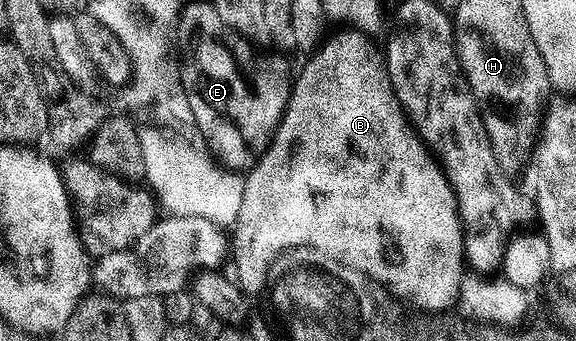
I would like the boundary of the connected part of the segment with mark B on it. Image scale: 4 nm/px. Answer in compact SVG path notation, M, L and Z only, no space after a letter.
M353 28L339 29L339 34L331 33L296 74L290 87L290 99L284 116L274 133L270 147L262 153L258 163L244 178L244 200L240 202L240 216L235 220L232 233L232 262L234 258L233 277L243 292L250 290L265 291L272 274L274 261L278 254L290 250L293 246L311 246L311 251L324 252L325 257L335 262L344 262L347 266L364 272L371 282L379 282L395 298L423 312L446 312L458 301L458 289L464 277L464 251L462 248L462 223L458 219L458 203L454 199L446 174L438 165L437 158L426 149L418 134L410 125L410 120L398 102L396 92L390 83L386 71L385 57L373 46L371 39L360 30Z

